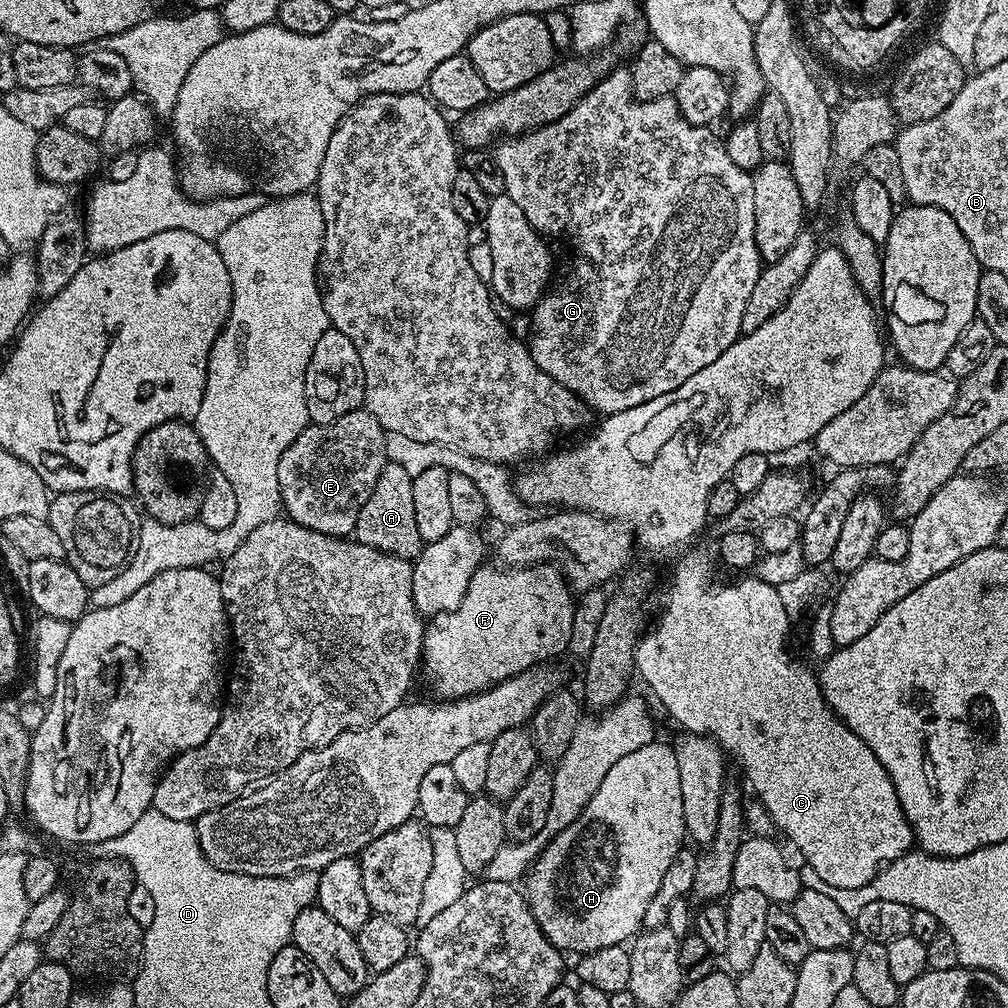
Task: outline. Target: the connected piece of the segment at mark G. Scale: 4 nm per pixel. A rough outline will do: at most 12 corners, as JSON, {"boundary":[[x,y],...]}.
{"boundary":[[601,76],[501,139],[572,269],[537,366],[593,413],[742,335],[752,172]]}

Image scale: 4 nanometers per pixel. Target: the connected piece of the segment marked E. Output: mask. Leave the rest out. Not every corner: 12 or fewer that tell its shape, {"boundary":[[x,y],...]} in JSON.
{"boundary":[[365,408],[279,458],[296,524],[349,537],[388,462]]}

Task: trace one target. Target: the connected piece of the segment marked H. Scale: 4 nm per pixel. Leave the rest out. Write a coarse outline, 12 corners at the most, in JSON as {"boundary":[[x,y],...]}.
{"boundary":[[676,749],[618,758],[522,880],[549,942],[631,941],[686,833]]}

